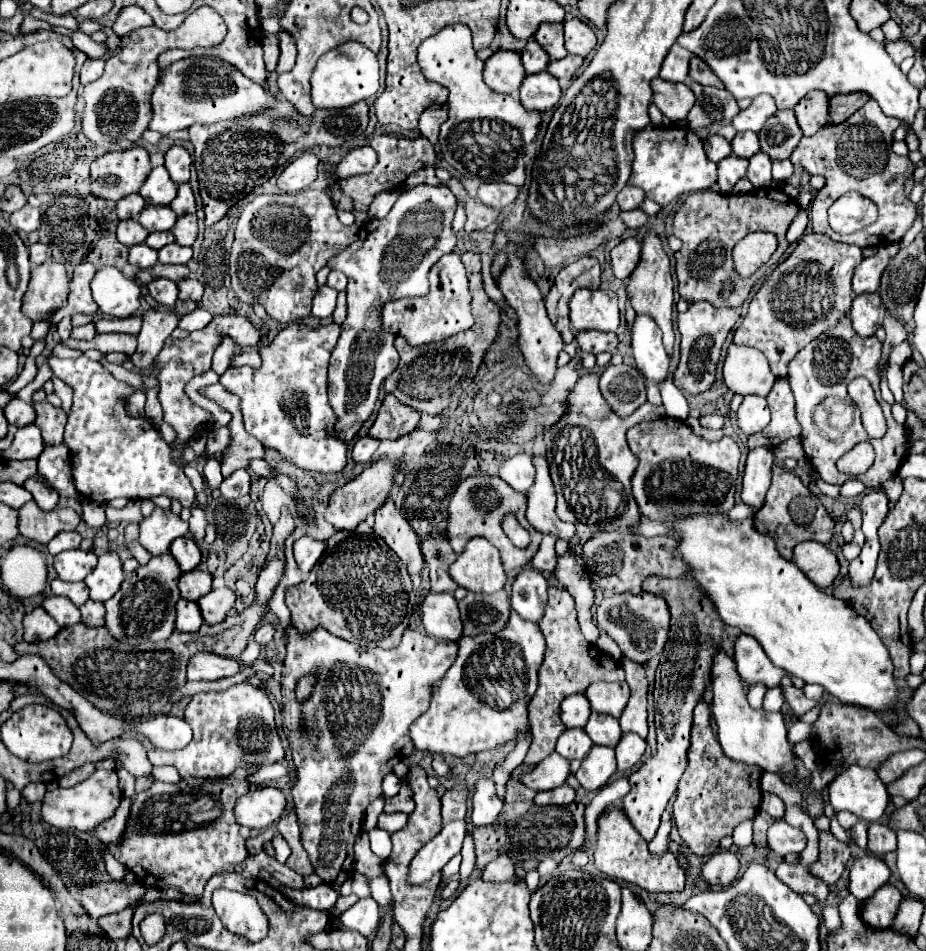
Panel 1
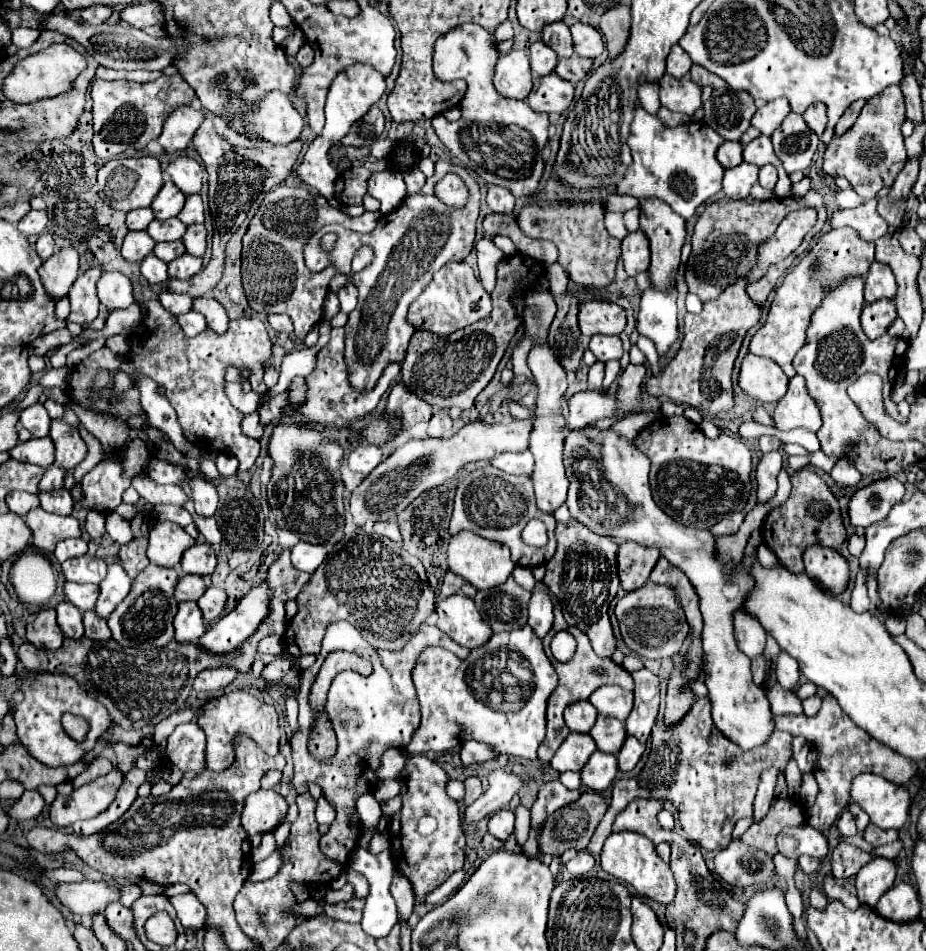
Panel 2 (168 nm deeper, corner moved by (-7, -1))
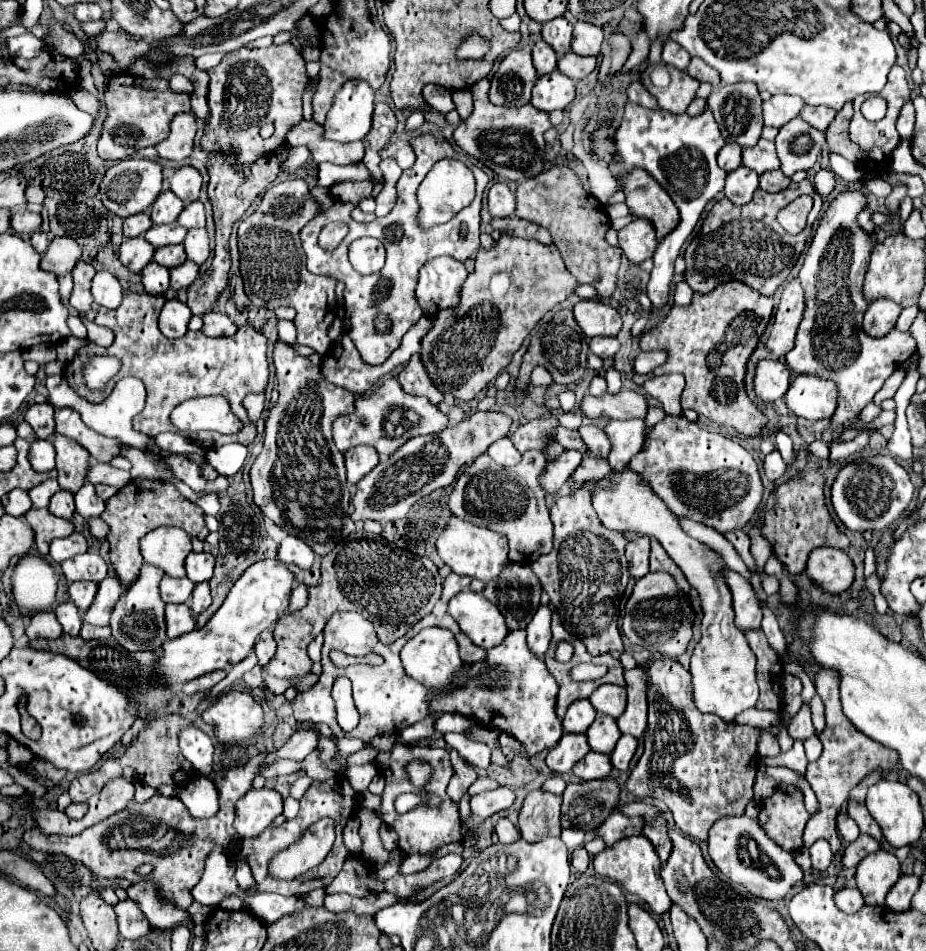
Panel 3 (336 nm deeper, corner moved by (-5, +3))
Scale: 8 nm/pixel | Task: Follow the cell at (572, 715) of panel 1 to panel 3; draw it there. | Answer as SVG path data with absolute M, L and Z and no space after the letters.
M577 699L569 705L565 713L563 729L567 733L585 733L593 721L595 721L593 705L587 699Z

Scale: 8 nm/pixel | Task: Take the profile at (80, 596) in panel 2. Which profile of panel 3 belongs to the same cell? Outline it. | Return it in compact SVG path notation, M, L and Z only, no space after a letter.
M77 581L77 583L69 583L69 595L71 601L85 613L89 609L89 605L93 603L97 593L97 583L95 581Z

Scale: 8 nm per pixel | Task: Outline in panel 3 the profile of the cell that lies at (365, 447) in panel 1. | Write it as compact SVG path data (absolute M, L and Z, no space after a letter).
M357 445L345 453L345 467L347 467L347 481L357 483L365 477L375 465L379 463L379 455L373 447Z

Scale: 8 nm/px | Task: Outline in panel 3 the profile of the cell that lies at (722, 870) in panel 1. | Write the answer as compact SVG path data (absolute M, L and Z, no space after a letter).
M745 815L725 817L717 821L717 825L713 825L707 843L709 857L715 863L715 867L733 883L743 885L749 893L757 897L781 899L797 881L803 879L803 871L795 863L791 853L785 853L779 845L765 837L765 831L761 829L761 825L757 825L757 819Z

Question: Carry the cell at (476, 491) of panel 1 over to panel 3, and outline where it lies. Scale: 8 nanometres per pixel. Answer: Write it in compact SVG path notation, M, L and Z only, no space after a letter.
M537 451L523 453L521 463L513 469L505 469L491 457L481 455L459 475L447 505L455 517L505 535L509 539L509 561L531 565L553 547L553 523L549 519L545 495L537 485L543 467L545 457Z

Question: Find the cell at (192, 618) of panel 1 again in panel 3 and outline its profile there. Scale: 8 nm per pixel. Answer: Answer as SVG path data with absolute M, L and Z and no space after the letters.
M187 603L181 605L167 605L165 607L165 621L167 621L167 637L175 639L195 629L195 617Z

